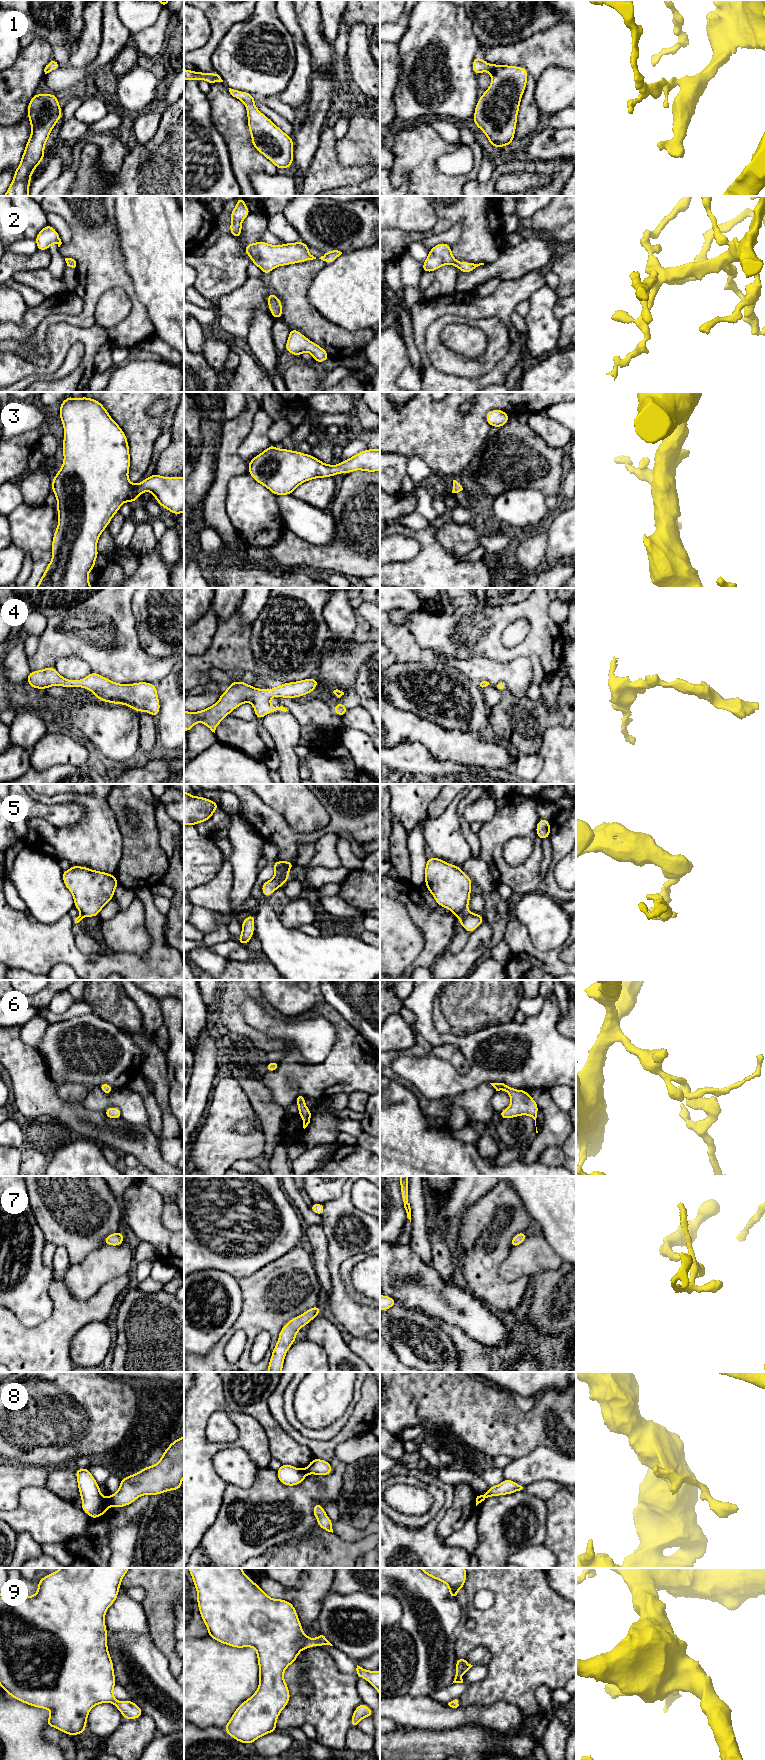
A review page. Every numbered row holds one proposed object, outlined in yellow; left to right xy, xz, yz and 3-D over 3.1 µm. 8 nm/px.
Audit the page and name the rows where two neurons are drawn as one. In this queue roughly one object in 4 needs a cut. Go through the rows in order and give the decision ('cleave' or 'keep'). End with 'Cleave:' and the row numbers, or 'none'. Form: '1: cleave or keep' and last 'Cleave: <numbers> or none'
1: keep
2: keep
3: keep
4: keep
5: cleave
6: keep
7: keep
8: cleave
9: keep
Cleave: 5, 8

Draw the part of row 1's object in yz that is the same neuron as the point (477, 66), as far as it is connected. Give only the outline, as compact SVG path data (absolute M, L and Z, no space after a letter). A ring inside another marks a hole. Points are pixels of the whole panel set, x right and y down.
M480 56L474 58L472 70L476 75L489 72L492 77L490 87L485 90L476 104L473 123L484 132L492 147L509 146L514 139L517 115L526 88L528 71L524 67L489 64Z

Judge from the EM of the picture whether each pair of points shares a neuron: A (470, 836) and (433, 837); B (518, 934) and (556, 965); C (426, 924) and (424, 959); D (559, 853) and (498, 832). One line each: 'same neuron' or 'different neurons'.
A: different neurons
B: same neuron
C: same neuron
D: different neurons

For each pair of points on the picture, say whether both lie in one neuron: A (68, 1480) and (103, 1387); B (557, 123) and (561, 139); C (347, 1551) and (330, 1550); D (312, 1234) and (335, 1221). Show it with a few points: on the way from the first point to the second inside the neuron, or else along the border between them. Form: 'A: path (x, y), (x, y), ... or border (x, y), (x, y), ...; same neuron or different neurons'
A: border (63, 1465), (49, 1469); different neurons
B: border (550, 126), (556, 129), (565, 128); different neurons
C: path (343, 1551), (334, 1551); same neuron
D: border (319, 1224), (326, 1237), (328, 1251); different neurons

